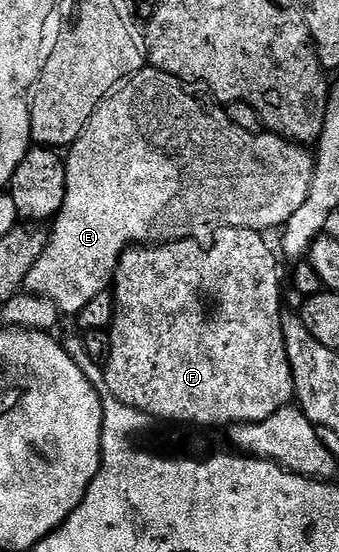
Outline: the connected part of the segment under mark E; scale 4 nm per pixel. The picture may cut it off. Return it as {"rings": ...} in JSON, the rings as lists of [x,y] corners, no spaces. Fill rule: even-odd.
{"rings":[[[149,66],[143,67],[141,72],[134,73],[128,80],[123,80],[114,91],[110,92],[104,99],[96,106],[96,110],[92,110],[92,118],[88,118],[88,122],[84,126],[84,130],[80,134],[80,138],[76,138],[74,143],[69,145],[68,151],[65,153],[64,161],[67,174],[67,193],[64,194],[64,202],[58,215],[52,220],[52,226],[49,229],[46,238],[46,249],[40,254],[40,258],[36,258],[36,262],[32,266],[32,270],[28,270],[26,275],[26,283],[24,285],[25,291],[33,294],[33,296],[43,296],[48,298],[55,306],[58,307],[59,313],[70,315],[70,318],[77,317],[80,310],[84,310],[84,306],[88,306],[88,302],[92,302],[92,298],[96,298],[96,294],[107,291],[111,287],[114,272],[118,268],[119,258],[126,253],[127,248],[135,246],[157,246],[160,244],[174,244],[177,240],[188,240],[195,235],[194,231],[197,228],[206,228],[211,224],[214,230],[219,228],[247,228],[253,232],[260,232],[263,234],[269,233],[269,228],[275,230],[281,229],[287,222],[288,218],[292,218],[292,214],[296,214],[296,210],[300,210],[300,206],[304,206],[304,198],[308,198],[308,190],[312,190],[312,174],[314,173],[314,152],[309,147],[293,143],[285,140],[283,136],[275,136],[273,134],[259,134],[254,135],[242,130],[240,127],[233,125],[228,118],[225,107],[219,106],[217,103],[209,102],[205,104],[198,96],[193,96],[191,89],[180,79],[167,72],[161,72],[158,68],[151,68]]]}

